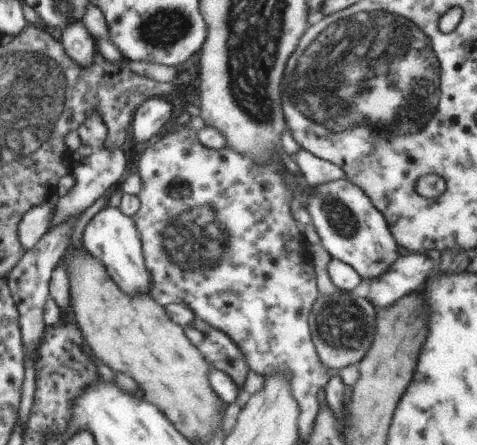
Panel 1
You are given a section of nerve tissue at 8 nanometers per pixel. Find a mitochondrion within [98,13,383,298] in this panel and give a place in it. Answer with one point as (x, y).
(193, 240)

